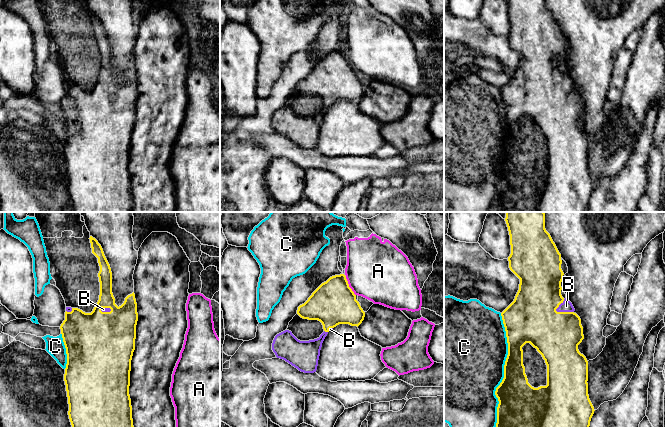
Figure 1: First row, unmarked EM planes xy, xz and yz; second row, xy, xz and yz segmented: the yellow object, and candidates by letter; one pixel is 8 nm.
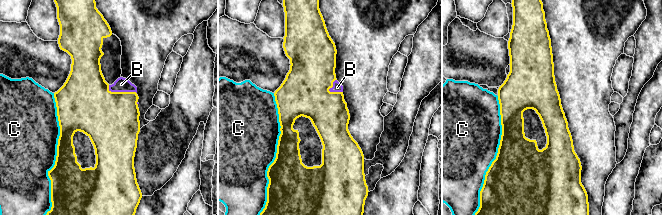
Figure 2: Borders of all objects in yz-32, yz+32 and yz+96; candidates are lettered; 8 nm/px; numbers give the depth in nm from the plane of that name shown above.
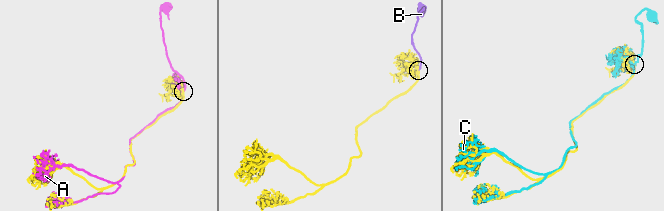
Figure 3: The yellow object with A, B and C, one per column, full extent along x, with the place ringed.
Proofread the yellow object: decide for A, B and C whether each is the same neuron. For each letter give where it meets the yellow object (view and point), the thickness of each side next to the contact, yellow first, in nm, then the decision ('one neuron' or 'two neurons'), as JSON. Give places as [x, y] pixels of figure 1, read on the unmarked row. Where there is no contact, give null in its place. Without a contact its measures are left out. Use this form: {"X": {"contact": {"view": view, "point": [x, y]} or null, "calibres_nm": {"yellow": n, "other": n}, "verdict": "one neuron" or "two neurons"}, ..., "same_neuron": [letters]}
{"A": {"contact": {"view": "xz", "point": [348, 62]}, "calibres_nm": {"yellow": 360, "other": 460}, "verdict": "two neurons"}, "B": {"contact": {"view": "yz", "point": [564, 88]}, "calibres_nm": {"yellow": 380, "other": 90}, "verdict": "one neuron"}, "C": {"contact": {"view": "yz", "point": [504, 150]}, "calibres_nm": {"yellow": 320, "other": 480}, "verdict": "two neurons"}, "same_neuron": ["B"]}

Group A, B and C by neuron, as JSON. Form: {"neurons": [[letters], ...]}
{"neurons": [["A"], ["B"], ["C"]]}

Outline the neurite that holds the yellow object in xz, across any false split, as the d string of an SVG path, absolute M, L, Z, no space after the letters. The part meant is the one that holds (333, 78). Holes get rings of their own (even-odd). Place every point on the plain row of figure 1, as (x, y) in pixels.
M344 50L332 52L326 58L322 59L308 76L298 83L297 90L303 95L320 97L324 108L317 115L300 117L291 107L285 106L275 112L272 119L272 126L277 134L285 136L304 149L316 148L322 119L329 107L339 100L349 100L358 103L365 93L365 88L356 76L356 71L349 63Z

